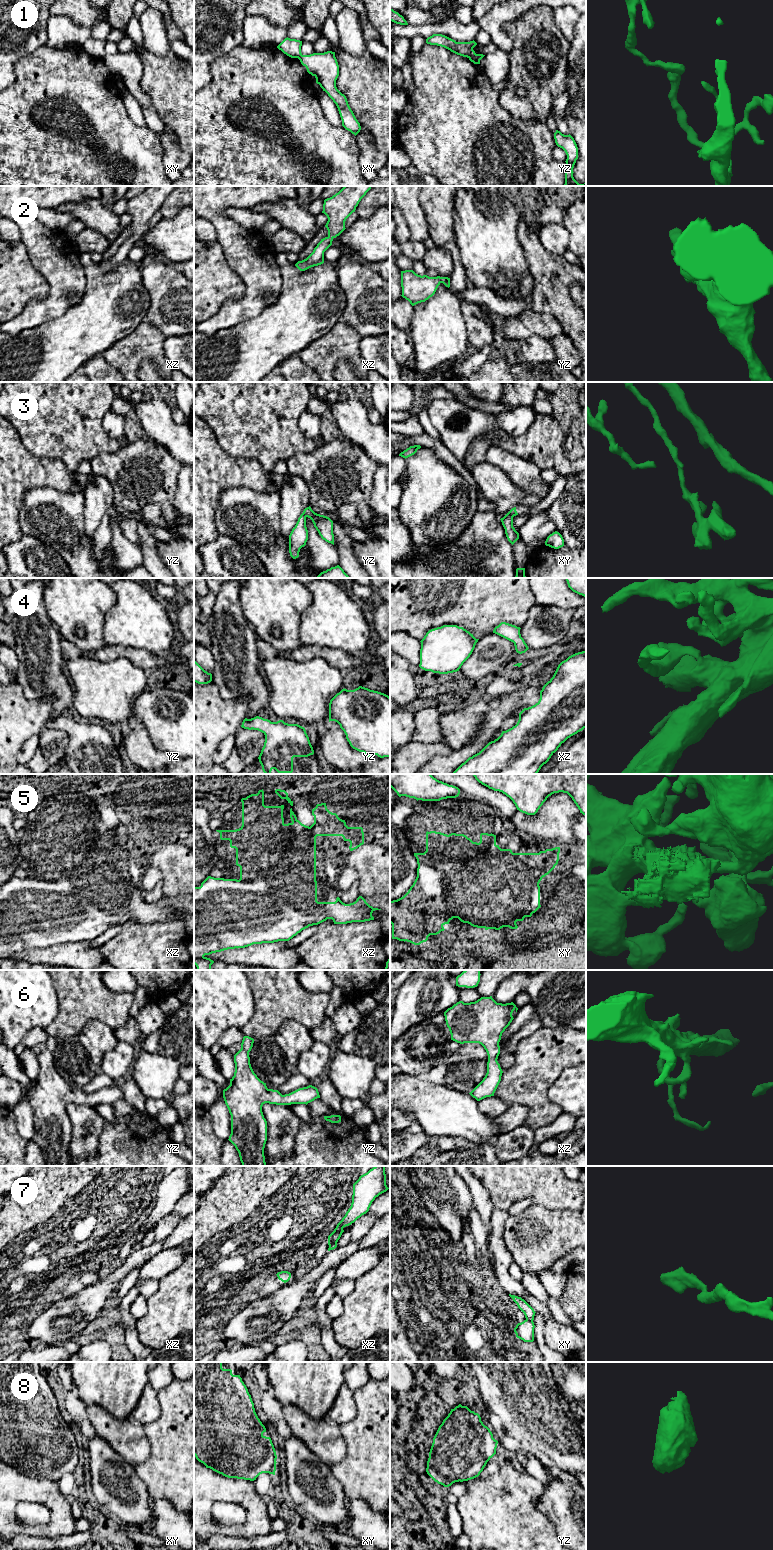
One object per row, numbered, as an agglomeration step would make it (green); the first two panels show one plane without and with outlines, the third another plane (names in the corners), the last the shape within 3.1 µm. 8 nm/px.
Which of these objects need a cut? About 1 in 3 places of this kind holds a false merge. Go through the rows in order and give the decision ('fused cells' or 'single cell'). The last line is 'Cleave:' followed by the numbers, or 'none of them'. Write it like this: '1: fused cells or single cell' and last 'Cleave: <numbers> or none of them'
1: fused cells
2: single cell
3: fused cells
4: single cell
5: fused cells
6: single cell
7: fused cells
8: single cell
Cleave: 1, 3, 5, 7

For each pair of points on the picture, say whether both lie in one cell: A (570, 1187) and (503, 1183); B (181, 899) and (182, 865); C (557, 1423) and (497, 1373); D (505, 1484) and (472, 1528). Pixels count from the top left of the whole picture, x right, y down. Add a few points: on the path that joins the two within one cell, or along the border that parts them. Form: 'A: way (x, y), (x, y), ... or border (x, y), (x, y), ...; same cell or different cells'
A: way (553, 1187), (545, 1183), (520, 1183); same cell
B: way (182, 891), (182, 873); same cell
C: way (542, 1415), (512, 1385); same cell
D: way (504, 1495), (483, 1517); same cell

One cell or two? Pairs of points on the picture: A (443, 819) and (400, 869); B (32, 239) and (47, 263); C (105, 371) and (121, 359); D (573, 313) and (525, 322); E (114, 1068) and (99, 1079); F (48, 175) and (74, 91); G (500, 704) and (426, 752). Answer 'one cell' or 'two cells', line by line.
A: one cell
B: one cell
C: two cells
D: two cells
E: two cells
F: one cell
G: two cells

